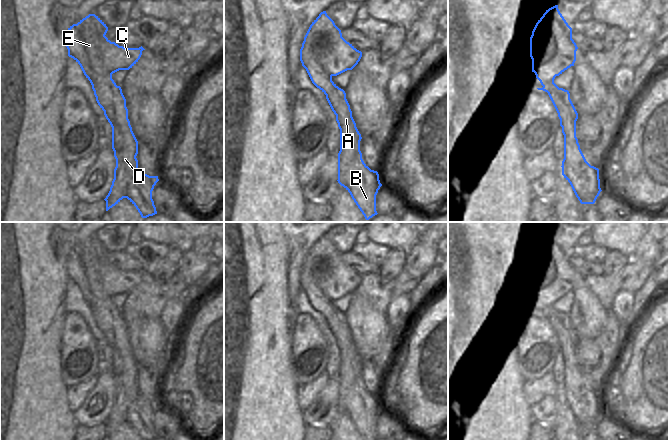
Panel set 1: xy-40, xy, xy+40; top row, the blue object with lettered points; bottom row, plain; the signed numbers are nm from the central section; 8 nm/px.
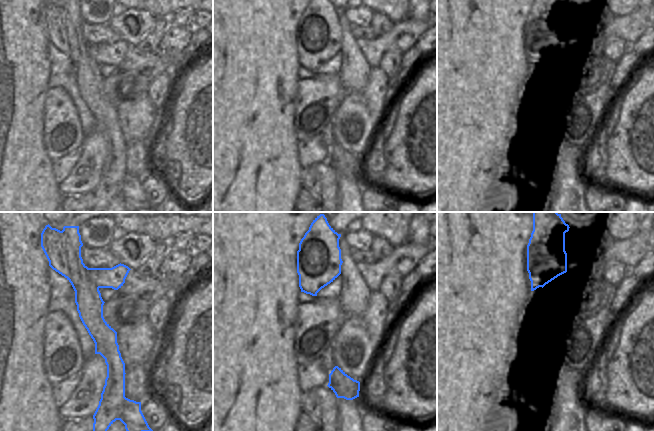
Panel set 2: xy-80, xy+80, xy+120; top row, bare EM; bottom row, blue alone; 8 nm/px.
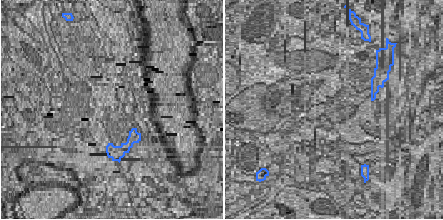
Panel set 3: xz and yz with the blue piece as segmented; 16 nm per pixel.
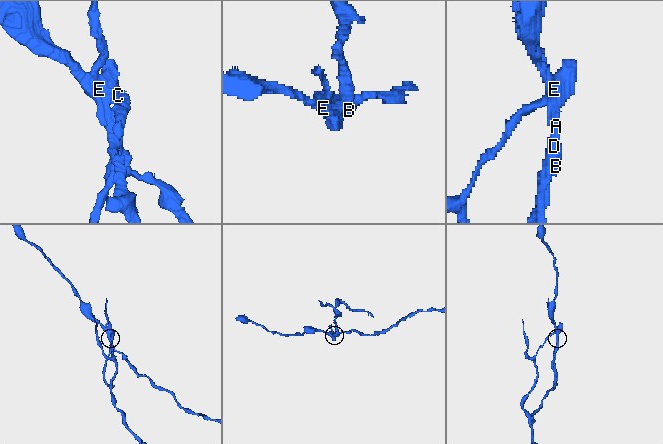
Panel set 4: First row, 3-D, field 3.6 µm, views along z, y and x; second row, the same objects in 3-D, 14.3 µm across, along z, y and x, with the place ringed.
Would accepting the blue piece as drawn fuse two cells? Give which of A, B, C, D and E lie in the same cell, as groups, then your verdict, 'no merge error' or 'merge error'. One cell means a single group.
groups A B D E / C; merge error

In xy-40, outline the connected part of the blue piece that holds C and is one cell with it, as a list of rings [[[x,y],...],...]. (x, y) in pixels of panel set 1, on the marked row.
[[[105,35],[102,36],[100,53],[106,69],[111,74],[132,68],[140,59],[143,50],[145,49],[142,46],[139,48],[119,46],[115,42],[111,42]]]

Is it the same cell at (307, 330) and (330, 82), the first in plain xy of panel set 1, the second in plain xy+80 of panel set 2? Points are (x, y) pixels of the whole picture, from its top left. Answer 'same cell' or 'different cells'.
same cell

